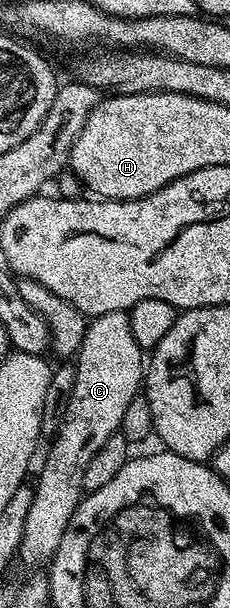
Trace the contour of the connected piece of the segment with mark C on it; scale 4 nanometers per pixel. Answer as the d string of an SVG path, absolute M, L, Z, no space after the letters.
M129 312L106 313L100 317L90 318L85 339L74 358L75 382L69 403L65 407L65 415L59 424L59 432L54 434L51 446L47 449L47 458L39 469L39 478L33 481L35 494L33 507L29 507L29 519L25 519L25 531L19 544L18 560L27 565L46 566L61 543L61 535L65 535L65 527L69 527L69 519L73 519L73 511L83 500L85 490L85 467L93 460L93 455L101 451L101 446L115 433L120 432L125 419L125 411L129 403L140 396L141 386L145 381L145 351L133 339L133 330L129 327Z

